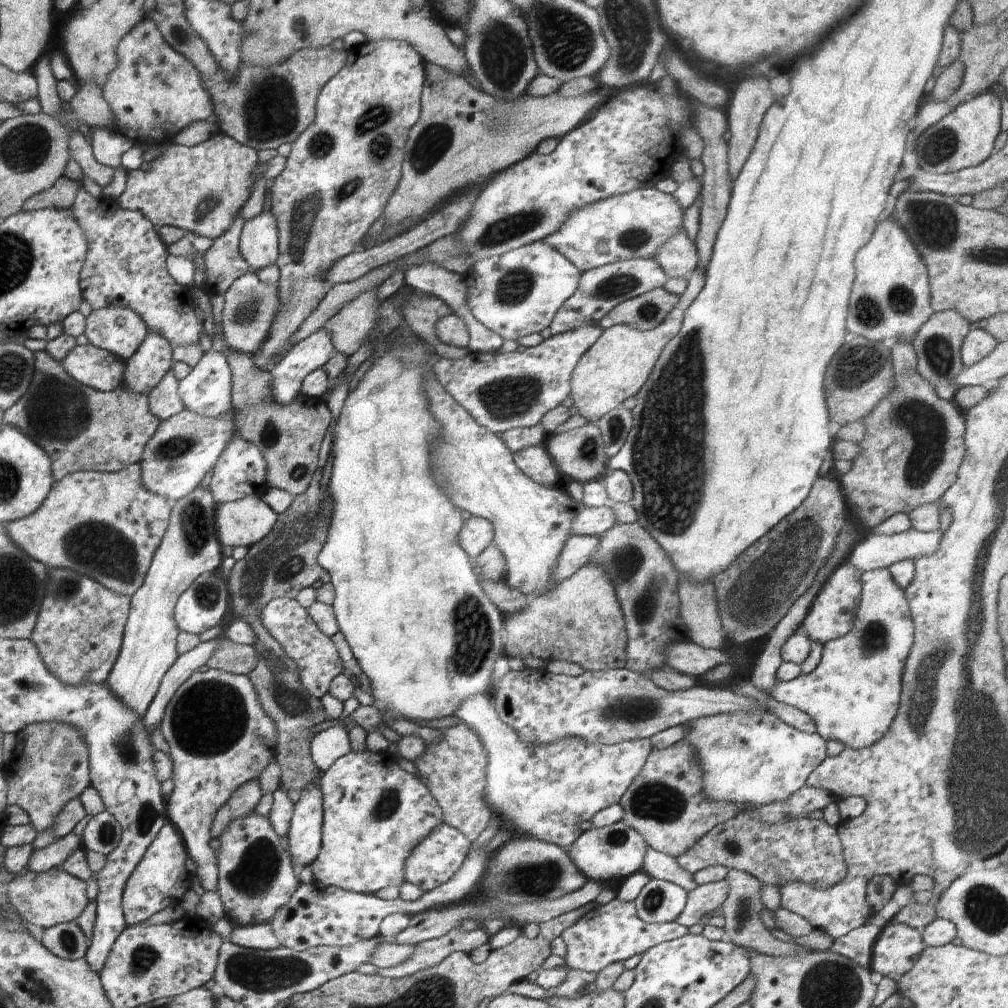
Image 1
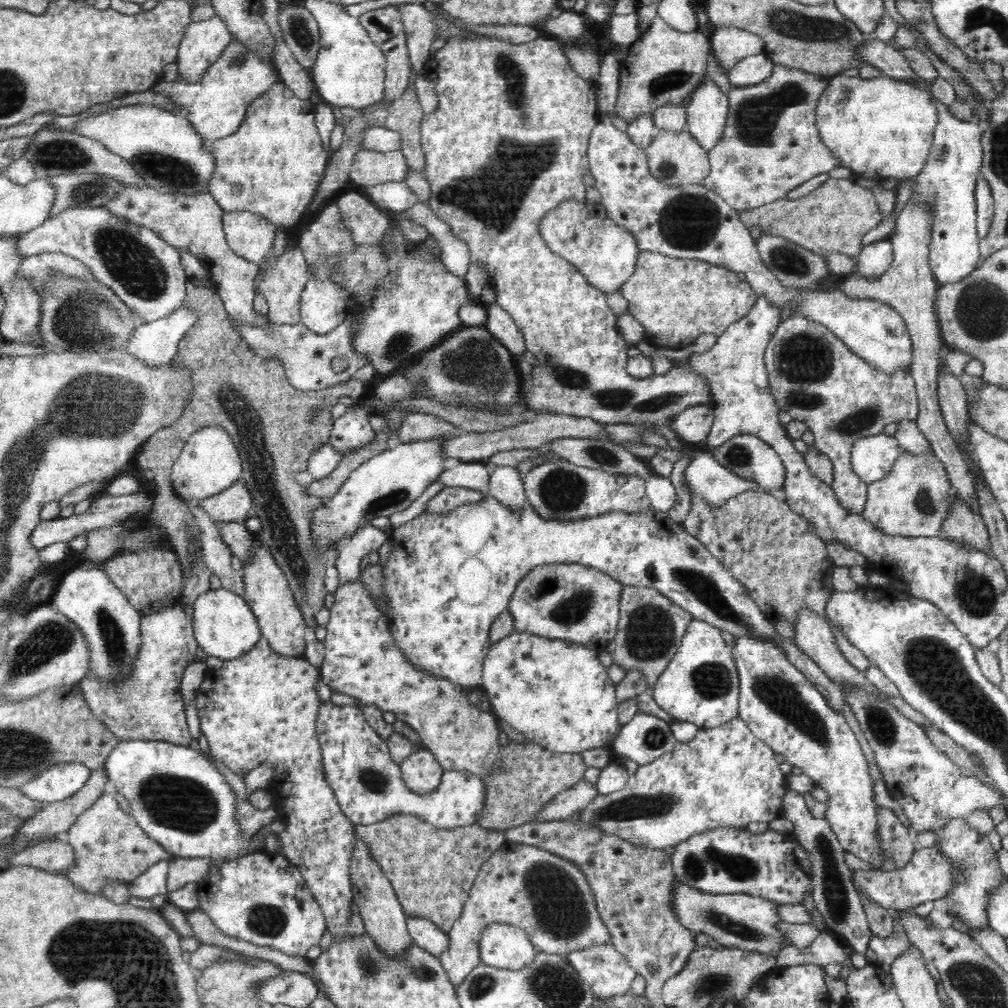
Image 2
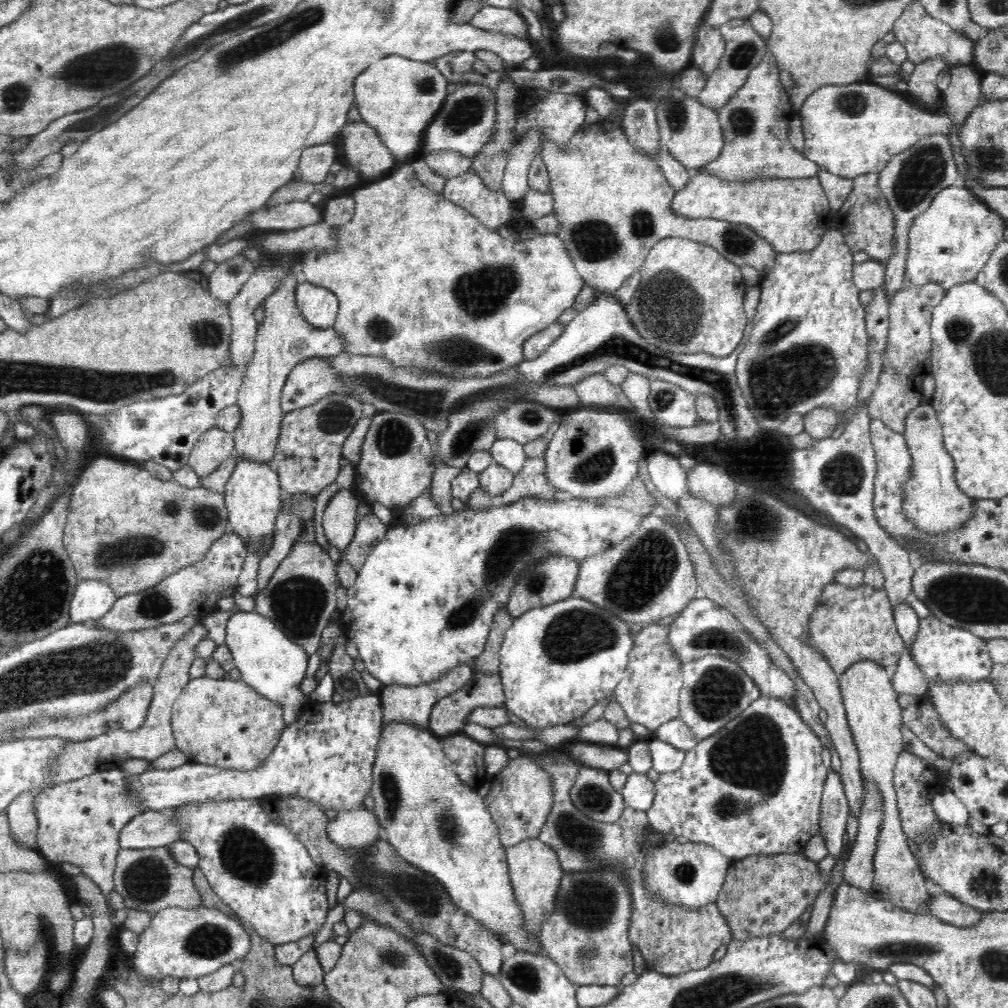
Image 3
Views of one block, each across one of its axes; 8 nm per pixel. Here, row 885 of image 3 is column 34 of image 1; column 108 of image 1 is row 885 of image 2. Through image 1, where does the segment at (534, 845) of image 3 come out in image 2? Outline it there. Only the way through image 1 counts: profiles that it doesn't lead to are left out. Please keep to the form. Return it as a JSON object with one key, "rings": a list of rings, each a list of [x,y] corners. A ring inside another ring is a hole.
{"rings":[[[507,842],[502,845],[500,850],[480,867],[460,918],[447,932],[450,945],[447,952],[438,957],[448,974],[448,981],[455,990],[464,983],[468,974],[482,963],[479,938],[482,937],[483,930],[492,924],[514,925],[516,928],[521,928],[528,934],[537,951],[548,954],[565,956],[568,952],[584,950],[585,947],[611,944],[612,940],[608,934],[608,927],[600,917],[596,899],[592,895],[592,889],[588,886],[588,879],[584,873],[580,872],[572,861],[564,860],[540,847],[517,842]]]}

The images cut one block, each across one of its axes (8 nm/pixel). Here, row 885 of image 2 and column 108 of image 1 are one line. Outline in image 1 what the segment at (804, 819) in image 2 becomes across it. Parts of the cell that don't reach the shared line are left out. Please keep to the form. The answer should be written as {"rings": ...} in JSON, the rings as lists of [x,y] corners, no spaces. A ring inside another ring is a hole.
{"rings":[[[108,811],[94,815],[86,824],[82,847],[103,855],[110,854],[121,839],[122,827]]]}

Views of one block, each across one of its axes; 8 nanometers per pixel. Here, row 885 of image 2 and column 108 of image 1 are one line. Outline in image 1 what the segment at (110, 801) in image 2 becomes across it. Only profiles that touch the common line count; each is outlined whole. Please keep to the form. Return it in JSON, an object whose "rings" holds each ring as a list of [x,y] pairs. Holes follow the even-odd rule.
{"rings":[[[148,18],[136,24],[119,44],[119,63],[116,70],[108,75],[108,80],[103,86],[103,97],[115,114],[114,120],[117,125],[115,130],[122,136],[126,136],[128,140],[132,140],[134,145],[139,146],[144,144],[155,146],[164,142],[173,142],[174,136],[186,126],[190,126],[192,122],[207,120],[214,113],[212,98],[206,92],[196,66],[165,44],[159,28],[156,28],[156,22]]]}

